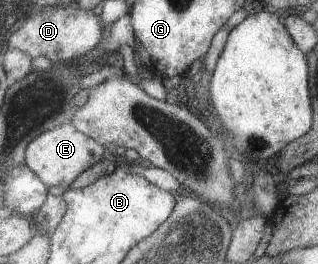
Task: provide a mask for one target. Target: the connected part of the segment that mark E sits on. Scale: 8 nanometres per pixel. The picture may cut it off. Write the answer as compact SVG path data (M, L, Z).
M72 123L63 124L43 135L39 135L37 139L31 141L27 153L25 153L25 161L39 177L49 186L68 187L89 167L93 167L95 163L99 163L101 159L107 156L107 151L95 138L85 135L79 131Z

